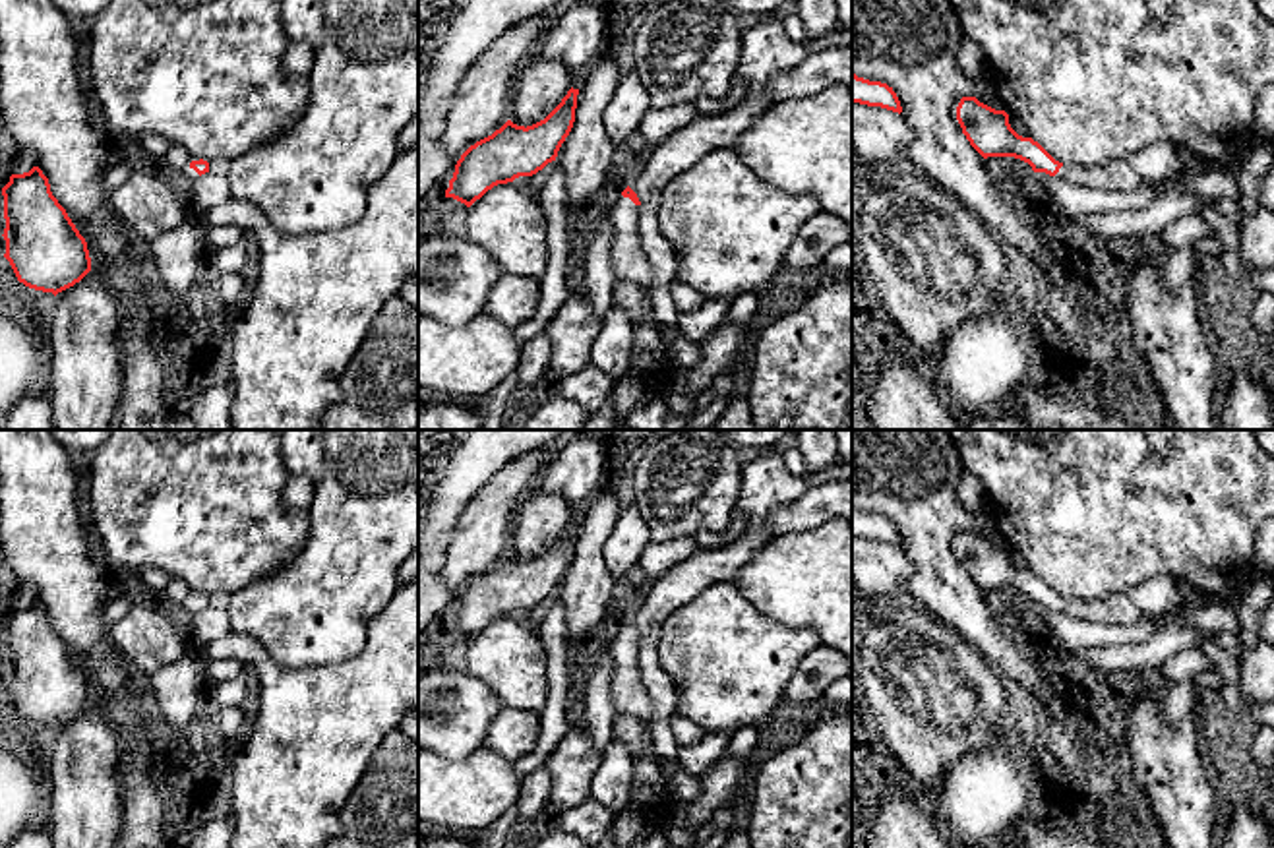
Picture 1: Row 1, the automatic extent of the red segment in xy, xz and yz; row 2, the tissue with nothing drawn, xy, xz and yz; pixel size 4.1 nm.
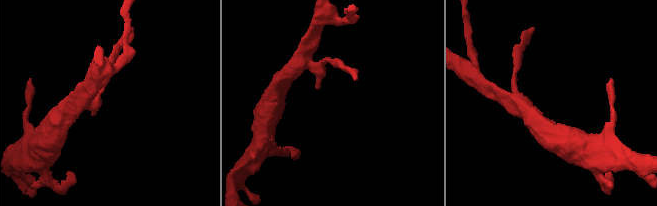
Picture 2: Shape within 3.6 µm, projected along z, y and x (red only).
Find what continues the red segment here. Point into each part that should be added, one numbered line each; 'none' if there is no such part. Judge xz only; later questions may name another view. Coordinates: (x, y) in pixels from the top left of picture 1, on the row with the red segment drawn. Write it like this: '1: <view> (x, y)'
1: xz (630, 264)

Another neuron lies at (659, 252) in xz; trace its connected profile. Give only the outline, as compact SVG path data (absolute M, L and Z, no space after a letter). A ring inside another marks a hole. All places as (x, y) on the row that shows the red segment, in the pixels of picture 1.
M660 194L651 196L639 207L639 240L652 269L651 304L656 331L666 347L672 350L672 341L678 333L680 312L670 296L670 283L676 277L676 252L662 236L658 227Z

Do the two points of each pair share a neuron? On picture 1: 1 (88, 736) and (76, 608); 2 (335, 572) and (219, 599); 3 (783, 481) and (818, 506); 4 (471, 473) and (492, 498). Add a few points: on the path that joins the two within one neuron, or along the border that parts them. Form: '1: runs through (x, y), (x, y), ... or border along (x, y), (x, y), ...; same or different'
1: border along (91, 701), (119, 740); different
2: border along (231, 595), (225, 608); different
3: border along (810, 486), (792, 502), (777, 506), (765, 523); different
4: border along (517, 455), (465, 506), (457, 523); different

